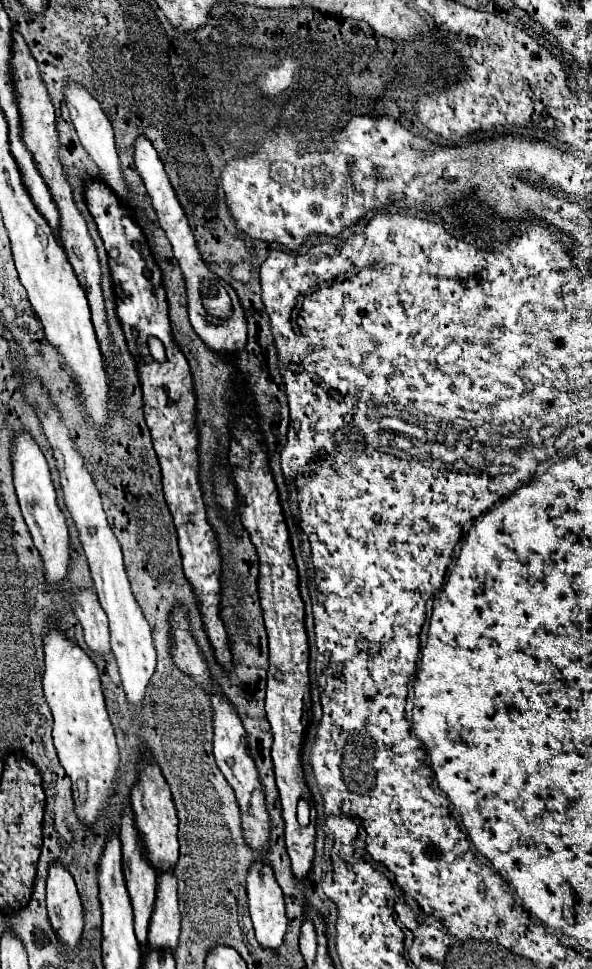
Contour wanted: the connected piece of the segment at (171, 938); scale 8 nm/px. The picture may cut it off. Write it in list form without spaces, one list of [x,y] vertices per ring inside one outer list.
[[[174,872],[158,874],[158,888],[154,900],[154,912],[150,918],[148,944],[154,948],[174,950],[180,936],[180,912],[178,912],[178,894],[176,894],[176,876]]]

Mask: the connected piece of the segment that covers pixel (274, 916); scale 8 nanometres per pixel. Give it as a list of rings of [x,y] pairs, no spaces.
[[[250,864],[246,876],[246,894],[258,942],[266,948],[278,948],[286,932],[286,912],[282,890],[268,864]]]

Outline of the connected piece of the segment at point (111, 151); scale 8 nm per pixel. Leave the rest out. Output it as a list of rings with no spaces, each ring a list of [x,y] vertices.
[[[76,82],[64,84],[64,98],[66,98],[66,106],[70,110],[70,118],[74,122],[74,128],[78,132],[82,146],[86,148],[86,152],[92,156],[92,160],[100,168],[100,178],[116,192],[116,196],[128,200],[128,188],[124,184],[124,178],[120,176],[120,162],[118,162],[118,154],[114,148],[114,132],[112,132],[112,124],[108,116],[104,114],[100,104],[90,96],[90,92],[82,84],[76,84]]]

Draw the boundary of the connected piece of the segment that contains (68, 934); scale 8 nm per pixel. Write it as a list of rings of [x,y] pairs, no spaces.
[[[60,862],[48,866],[46,904],[52,928],[68,950],[76,950],[82,938],[82,902],[72,874]]]

